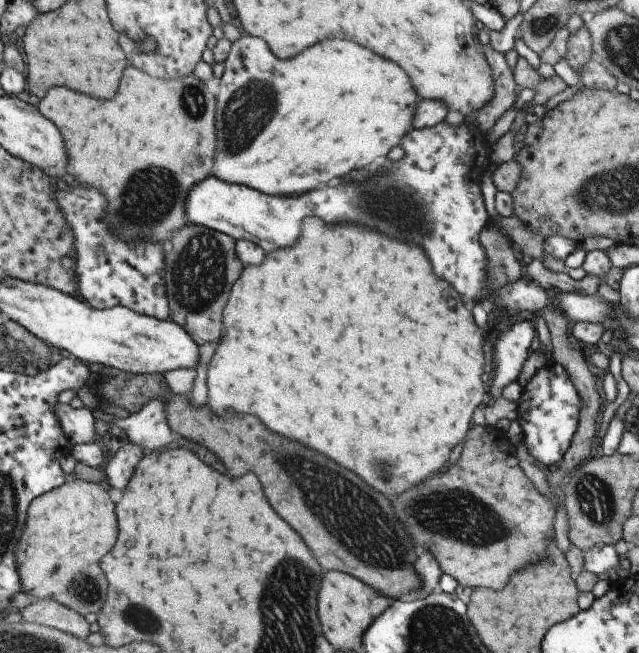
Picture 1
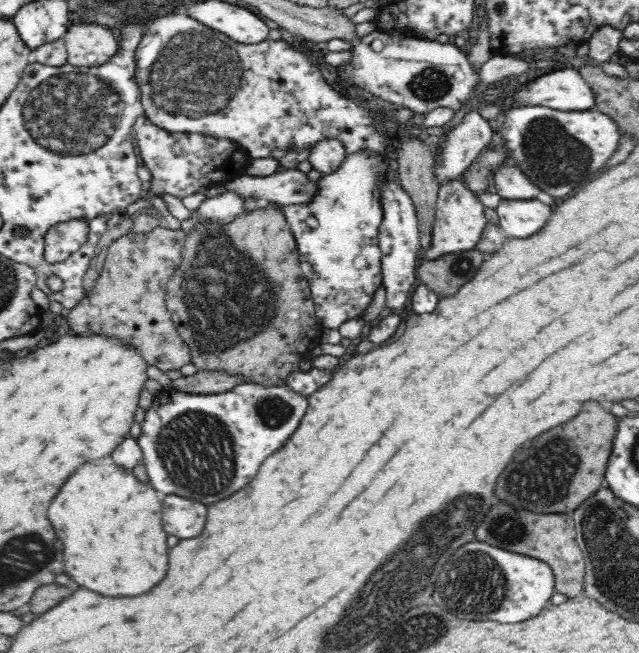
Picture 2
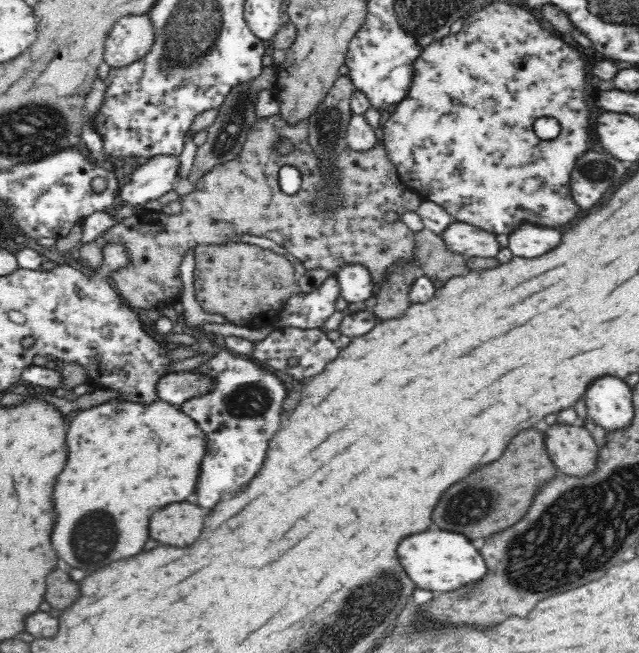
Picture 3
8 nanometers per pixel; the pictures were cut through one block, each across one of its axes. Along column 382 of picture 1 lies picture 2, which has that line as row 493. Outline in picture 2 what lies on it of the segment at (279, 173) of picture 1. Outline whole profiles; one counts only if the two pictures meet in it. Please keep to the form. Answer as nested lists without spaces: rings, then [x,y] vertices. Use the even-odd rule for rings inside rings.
[[[104,458],[100,464],[94,464],[94,462],[88,462],[86,466],[82,466],[70,480],[66,480],[66,484],[62,486],[62,490],[56,494],[54,502],[50,504],[50,510],[48,510],[48,518],[64,546],[64,572],[82,588],[88,588],[92,592],[98,592],[98,594],[104,594],[104,596],[140,596],[140,594],[146,594],[150,588],[154,588],[158,582],[164,580],[166,576],[166,570],[168,570],[168,546],[166,546],[166,532],[162,530],[162,520],[160,520],[160,510],[162,510],[162,500],[158,498],[159,492],[156,492],[154,488],[142,484],[142,482],[136,479],[132,471],[120,470],[118,466],[112,464],[110,458]]]

